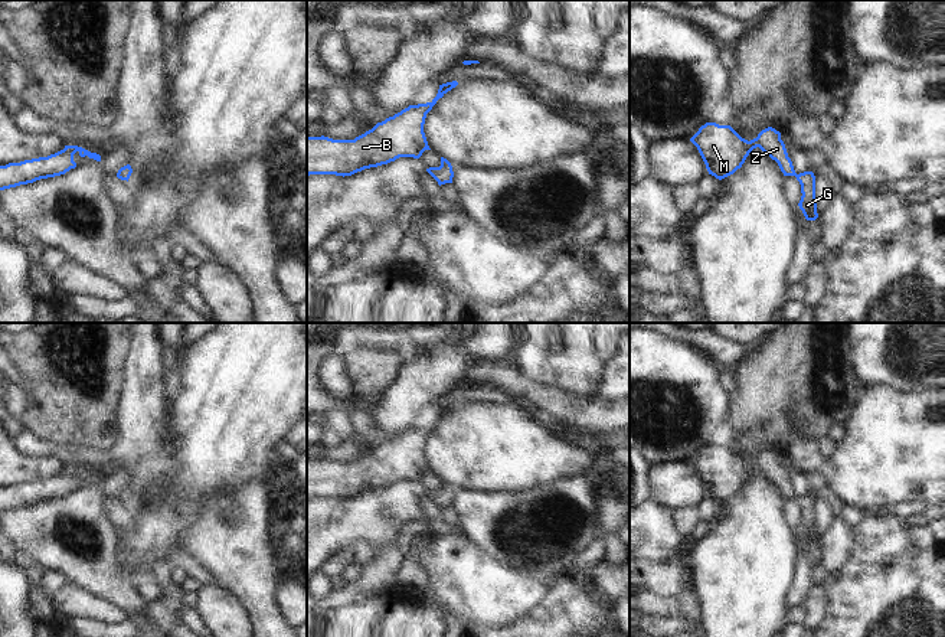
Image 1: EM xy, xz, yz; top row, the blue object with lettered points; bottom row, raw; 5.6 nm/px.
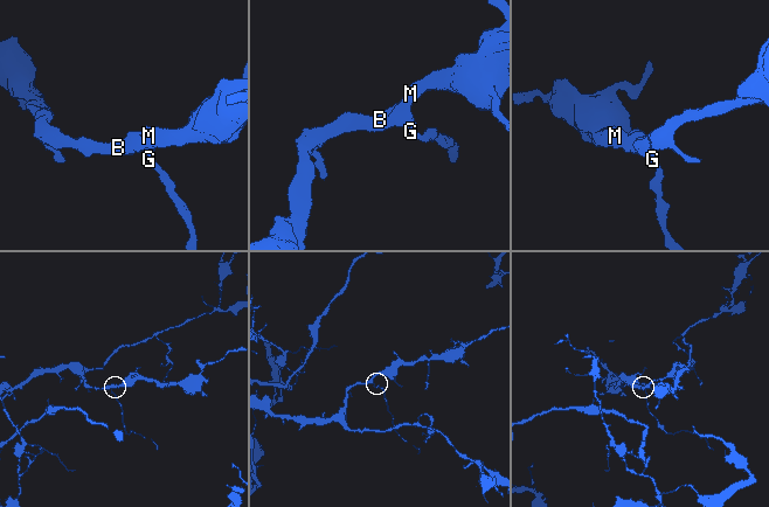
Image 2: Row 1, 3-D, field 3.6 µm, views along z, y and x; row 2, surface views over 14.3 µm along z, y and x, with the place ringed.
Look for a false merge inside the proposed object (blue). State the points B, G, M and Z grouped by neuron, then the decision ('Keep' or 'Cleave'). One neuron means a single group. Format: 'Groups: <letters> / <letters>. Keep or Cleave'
Groups: B G M Z. Keep

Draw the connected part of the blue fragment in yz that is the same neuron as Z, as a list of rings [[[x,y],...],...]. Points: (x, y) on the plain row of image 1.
[[[706,445],[690,461],[697,470],[709,497],[722,503],[742,490],[749,476],[759,470],[766,478],[775,483],[784,499],[795,499],[801,507],[801,523],[798,526],[807,543],[815,543],[815,499],[812,494],[797,497],[788,480],[781,455],[772,450],[762,453],[756,461],[742,461],[730,448]]]

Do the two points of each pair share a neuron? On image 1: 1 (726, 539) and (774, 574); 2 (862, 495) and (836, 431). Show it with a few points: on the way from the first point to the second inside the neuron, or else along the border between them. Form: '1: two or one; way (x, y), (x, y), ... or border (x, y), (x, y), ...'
1: one; way (738, 551), (762, 574)
2: two; border (844, 425), (846, 434), (839, 443)

